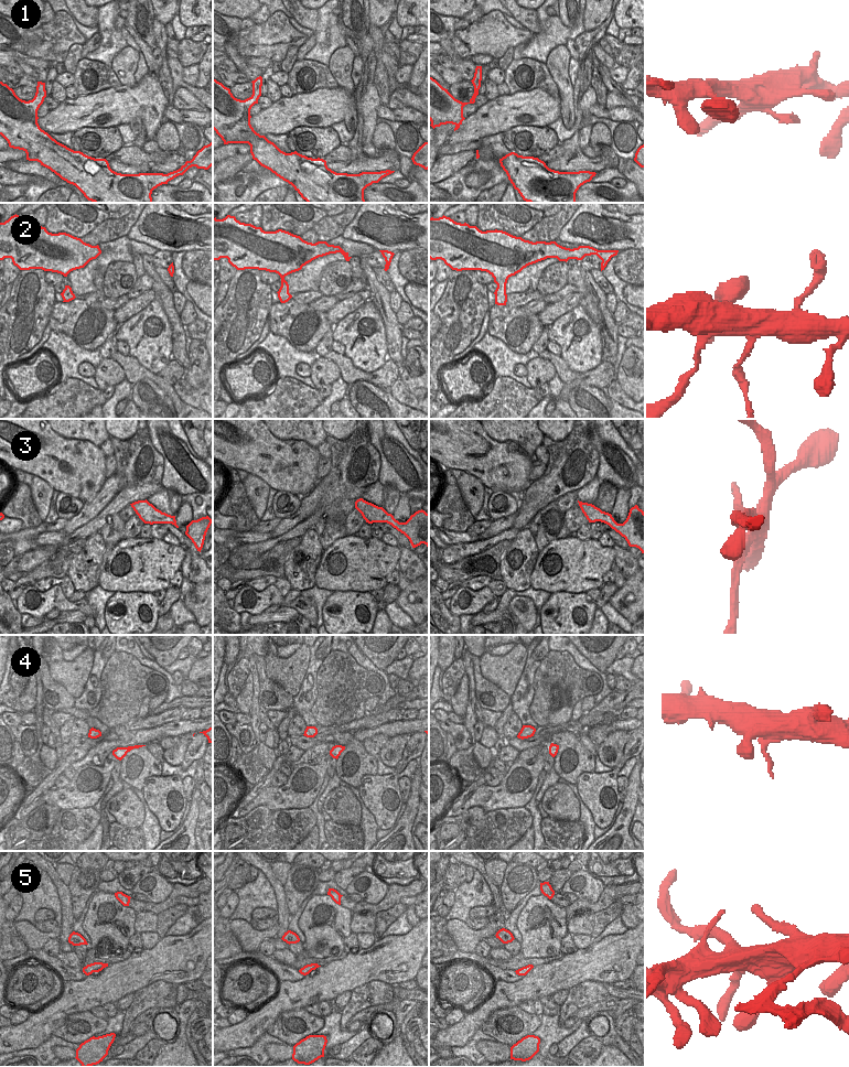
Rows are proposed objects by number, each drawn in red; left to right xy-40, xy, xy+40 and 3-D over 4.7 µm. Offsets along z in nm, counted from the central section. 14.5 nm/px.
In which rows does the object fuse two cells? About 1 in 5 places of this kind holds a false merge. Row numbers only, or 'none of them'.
3

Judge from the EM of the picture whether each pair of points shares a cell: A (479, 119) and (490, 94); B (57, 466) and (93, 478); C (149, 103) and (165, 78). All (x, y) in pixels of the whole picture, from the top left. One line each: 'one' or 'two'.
A: two
B: one
C: two

